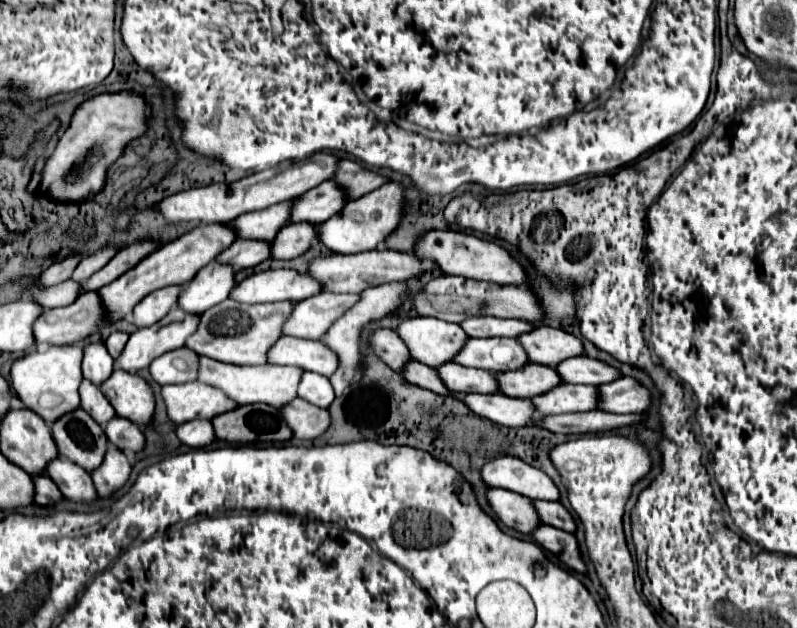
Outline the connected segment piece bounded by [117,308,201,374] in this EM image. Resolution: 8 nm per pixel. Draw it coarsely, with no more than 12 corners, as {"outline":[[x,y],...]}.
{"outline":[[173,308],[129,336],[117,366],[137,374],[177,350],[201,314]]}

